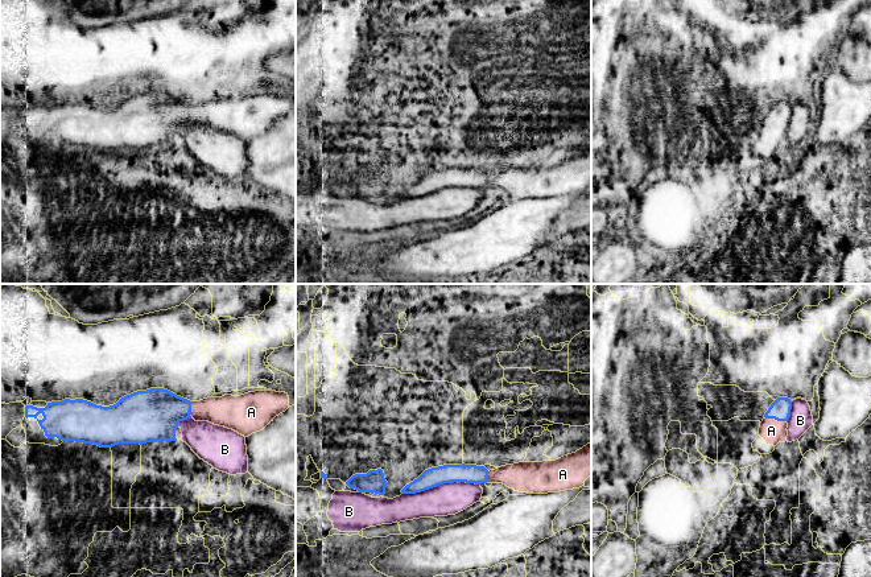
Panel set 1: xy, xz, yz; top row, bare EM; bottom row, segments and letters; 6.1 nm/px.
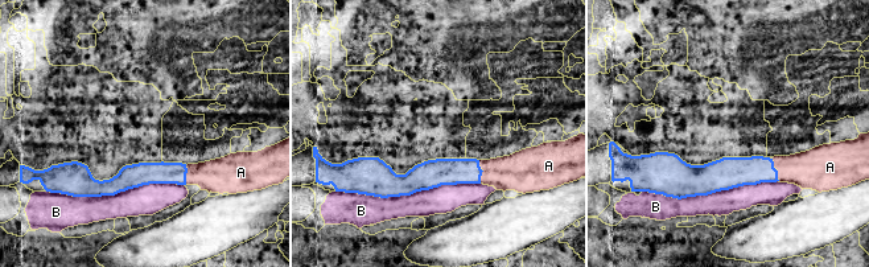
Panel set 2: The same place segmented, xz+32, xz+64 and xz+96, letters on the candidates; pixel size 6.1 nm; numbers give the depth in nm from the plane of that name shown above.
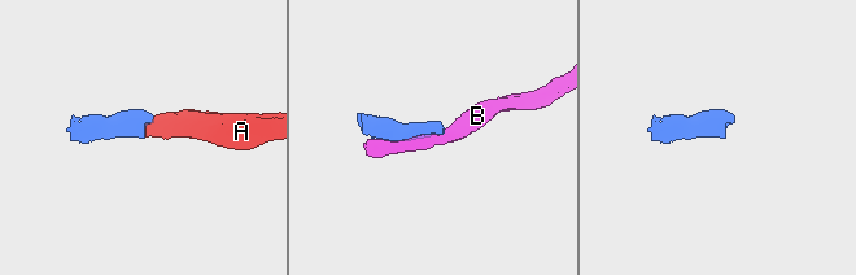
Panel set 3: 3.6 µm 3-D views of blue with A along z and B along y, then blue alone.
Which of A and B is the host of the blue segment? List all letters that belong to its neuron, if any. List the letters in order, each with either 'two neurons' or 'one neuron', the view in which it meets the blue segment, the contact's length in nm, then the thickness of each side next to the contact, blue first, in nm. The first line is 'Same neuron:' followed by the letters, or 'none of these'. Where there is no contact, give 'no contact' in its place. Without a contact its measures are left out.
Same neuron: A
A: one neuron; meets blue in yz; contact 150 nm long; 130 nm thick on the blue side, 150 nm on the other
B: two neurons; meets blue in xz; contact 480 nm long; 120 nm thick on the blue side, 190 nm on the other

